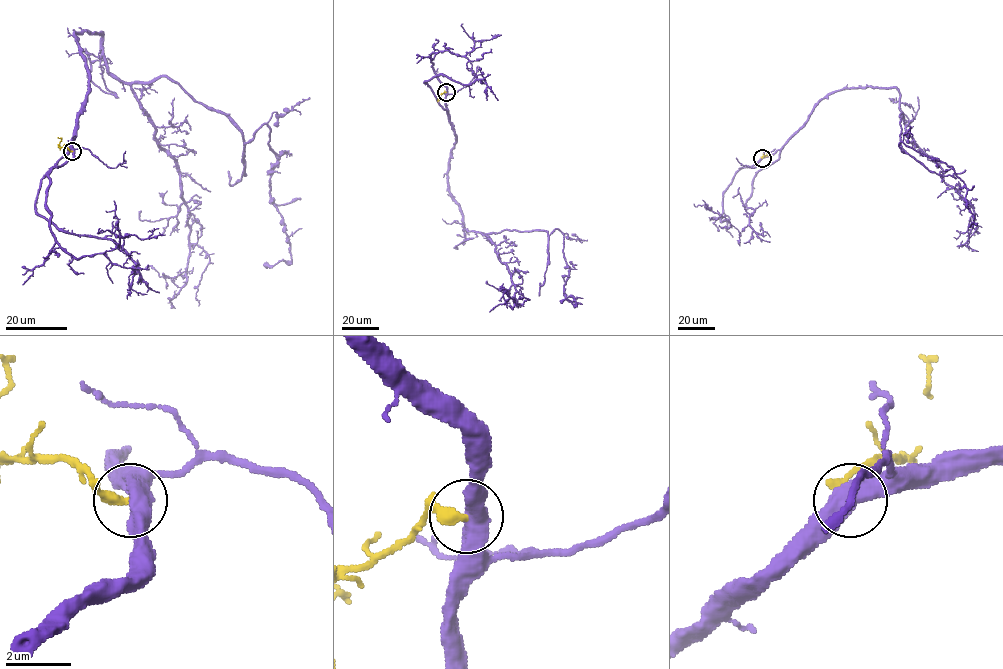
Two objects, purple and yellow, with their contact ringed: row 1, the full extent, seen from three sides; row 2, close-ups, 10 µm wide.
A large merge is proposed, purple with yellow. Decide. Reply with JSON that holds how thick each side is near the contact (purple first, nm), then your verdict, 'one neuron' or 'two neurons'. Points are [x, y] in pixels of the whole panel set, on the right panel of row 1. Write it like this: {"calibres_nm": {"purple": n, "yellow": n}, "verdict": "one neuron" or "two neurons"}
{"calibres_nm": {"purple": 600, "yellow": 320}, "verdict": "two neurons"}

